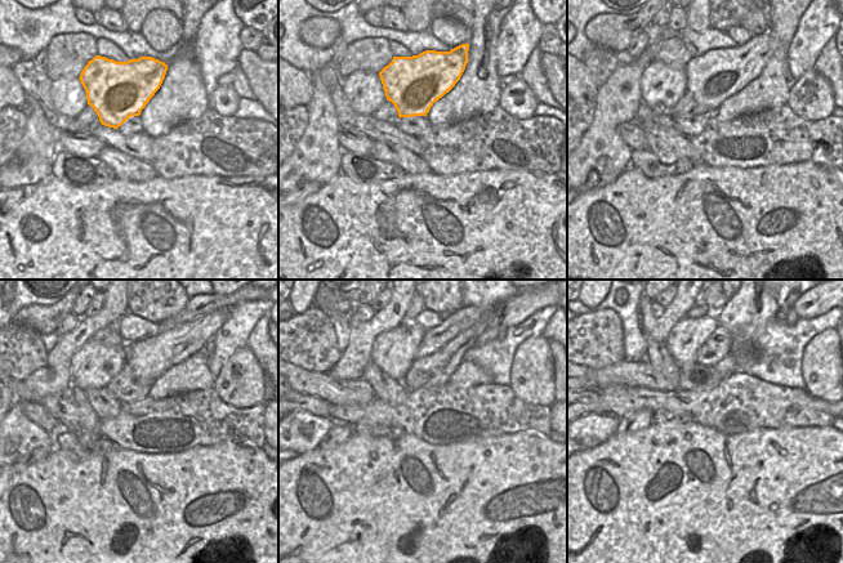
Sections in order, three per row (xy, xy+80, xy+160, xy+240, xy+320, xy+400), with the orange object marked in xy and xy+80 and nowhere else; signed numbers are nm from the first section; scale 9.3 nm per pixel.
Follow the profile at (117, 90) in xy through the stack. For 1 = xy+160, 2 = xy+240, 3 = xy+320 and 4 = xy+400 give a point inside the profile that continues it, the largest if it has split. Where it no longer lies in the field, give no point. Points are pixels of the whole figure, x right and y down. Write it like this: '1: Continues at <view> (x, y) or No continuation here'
1: Continues at xy+160 (717, 75)
2: Continues at xy+240 (148, 358)
3: Continues at xy+320 (514, 311)
4: Continues at xy+400 (810, 305)

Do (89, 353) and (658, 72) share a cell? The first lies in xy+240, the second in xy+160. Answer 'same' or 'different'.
same

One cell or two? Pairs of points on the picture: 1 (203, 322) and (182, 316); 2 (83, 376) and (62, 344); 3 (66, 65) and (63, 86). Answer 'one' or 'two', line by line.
1: two
2: two
3: two

